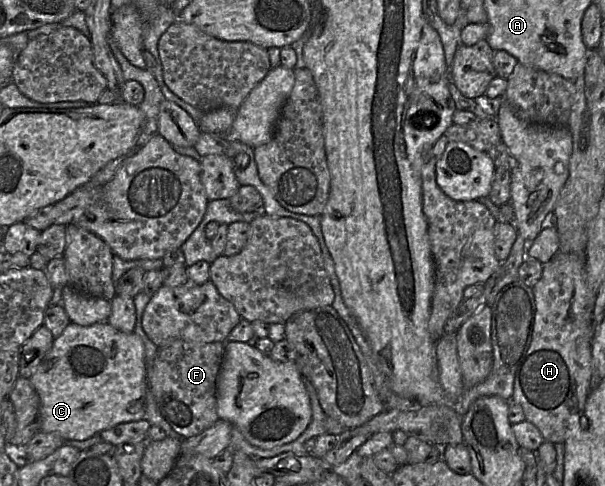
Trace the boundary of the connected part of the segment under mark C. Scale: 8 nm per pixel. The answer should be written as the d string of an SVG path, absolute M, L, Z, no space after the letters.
M70 322L63 333L55 338L51 350L38 366L36 372L29 379L40 398L40 431L56 434L65 441L83 441L96 434L111 429L121 423L129 423L144 419L146 413L146 395L148 389L147 369L145 365L145 347L142 339L135 332L124 333L117 330L108 322L100 322L91 326L80 326Z

